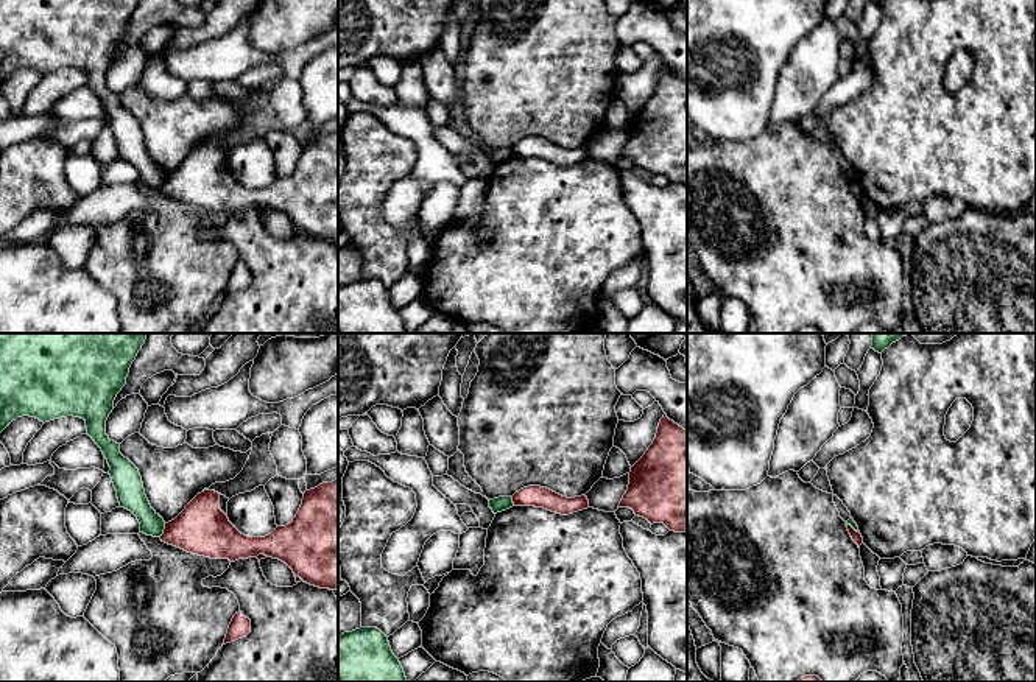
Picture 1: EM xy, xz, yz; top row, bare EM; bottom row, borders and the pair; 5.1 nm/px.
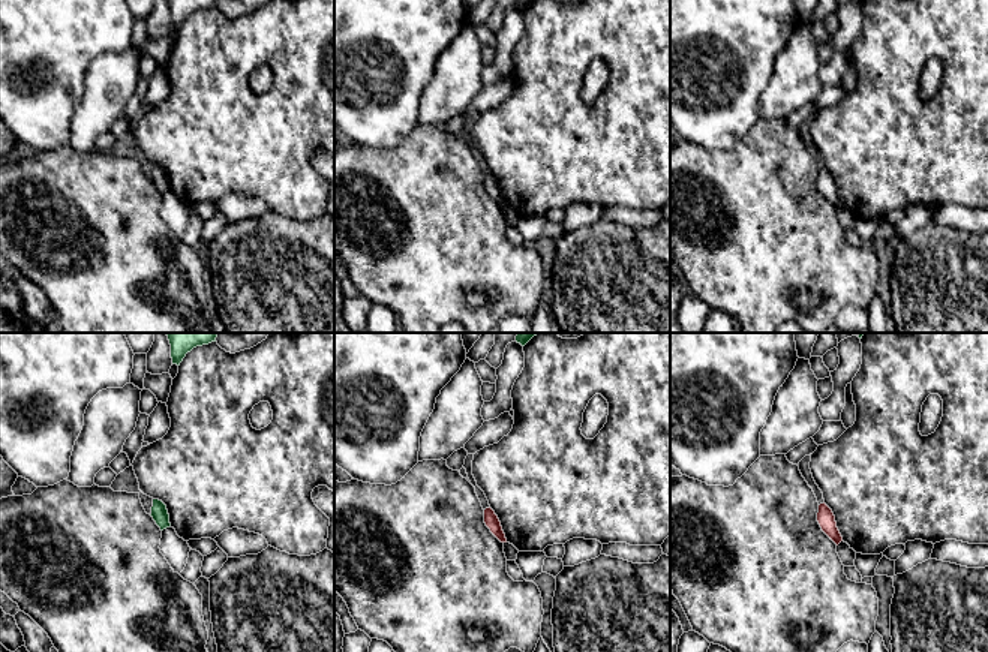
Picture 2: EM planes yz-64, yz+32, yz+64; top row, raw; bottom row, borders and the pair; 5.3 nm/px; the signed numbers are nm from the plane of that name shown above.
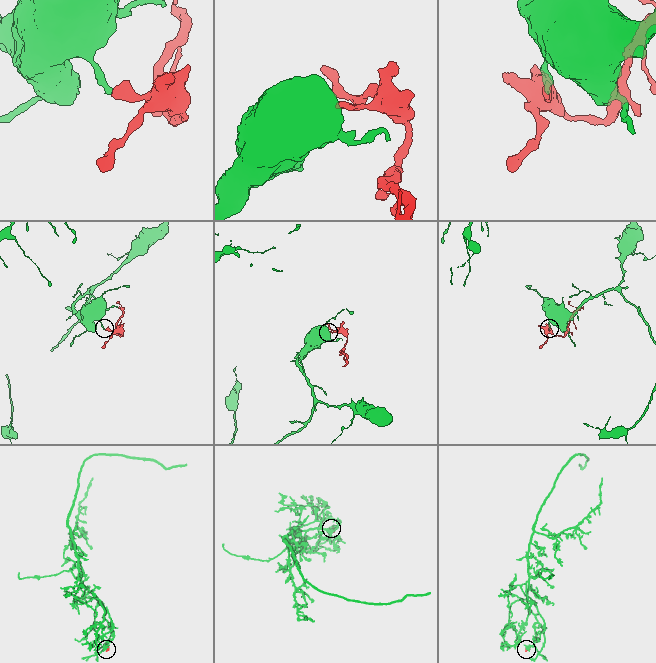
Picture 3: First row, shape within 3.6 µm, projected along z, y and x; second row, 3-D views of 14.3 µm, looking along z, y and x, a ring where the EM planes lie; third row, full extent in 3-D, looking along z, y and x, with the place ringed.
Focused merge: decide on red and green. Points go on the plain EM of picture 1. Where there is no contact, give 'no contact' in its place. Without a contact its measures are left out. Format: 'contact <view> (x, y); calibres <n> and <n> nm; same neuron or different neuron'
contact xy (164, 181); calibres 280 and 140 nm; different neuron

